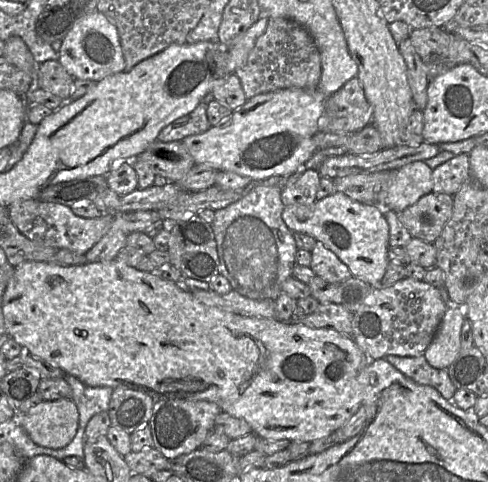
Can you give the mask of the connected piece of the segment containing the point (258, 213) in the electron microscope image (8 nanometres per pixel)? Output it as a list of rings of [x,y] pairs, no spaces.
[[[256,185],[249,193],[225,208],[215,211],[212,225],[219,257],[219,274],[228,279],[232,290],[253,300],[272,299],[281,293],[283,282],[292,276],[298,251],[293,232],[282,218],[285,208],[279,186]]]

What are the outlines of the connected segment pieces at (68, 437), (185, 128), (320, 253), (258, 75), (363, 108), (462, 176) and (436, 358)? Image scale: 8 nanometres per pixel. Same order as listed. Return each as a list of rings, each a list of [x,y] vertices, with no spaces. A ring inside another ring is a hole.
[[[72,399],[42,401],[24,416],[22,427],[37,445],[60,449],[75,437],[79,412]]]
[[[202,100],[189,114],[178,118],[157,135],[161,142],[182,141],[184,138],[207,131],[211,124],[207,118],[207,104]]]
[[[316,242],[311,255],[311,269],[316,276],[323,280],[329,283],[337,283],[352,276],[348,266],[322,242]]]
[[[268,18],[265,32],[256,40],[246,63],[235,75],[248,99],[281,89],[317,90],[321,77],[320,54],[306,28],[286,18]]]
[[[357,77],[327,98],[319,132],[354,134],[371,124],[372,109]]]
[[[469,155],[454,157],[432,170],[433,192],[456,194],[462,185],[471,178]]]
[[[448,307],[430,345],[424,352],[434,368],[448,368],[461,351],[461,329],[464,318],[460,308]]]

